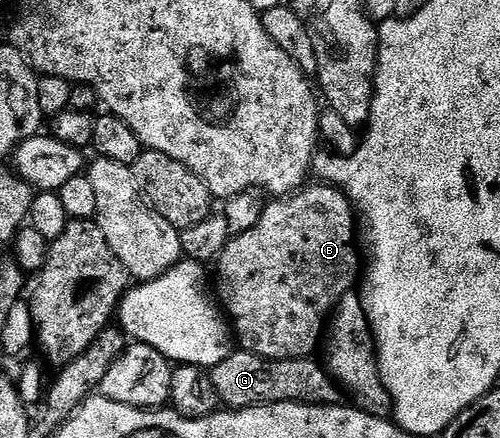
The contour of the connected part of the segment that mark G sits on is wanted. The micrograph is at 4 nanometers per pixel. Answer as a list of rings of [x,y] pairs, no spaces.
[[[241,350],[231,351],[224,362],[220,362],[215,368],[209,369],[212,378],[212,386],[216,386],[216,394],[219,401],[227,409],[259,408],[261,404],[321,404],[323,406],[338,406],[343,403],[343,389],[337,380],[330,375],[327,367],[317,364],[314,358],[297,360],[273,360],[261,357],[260,354],[252,354]]]

